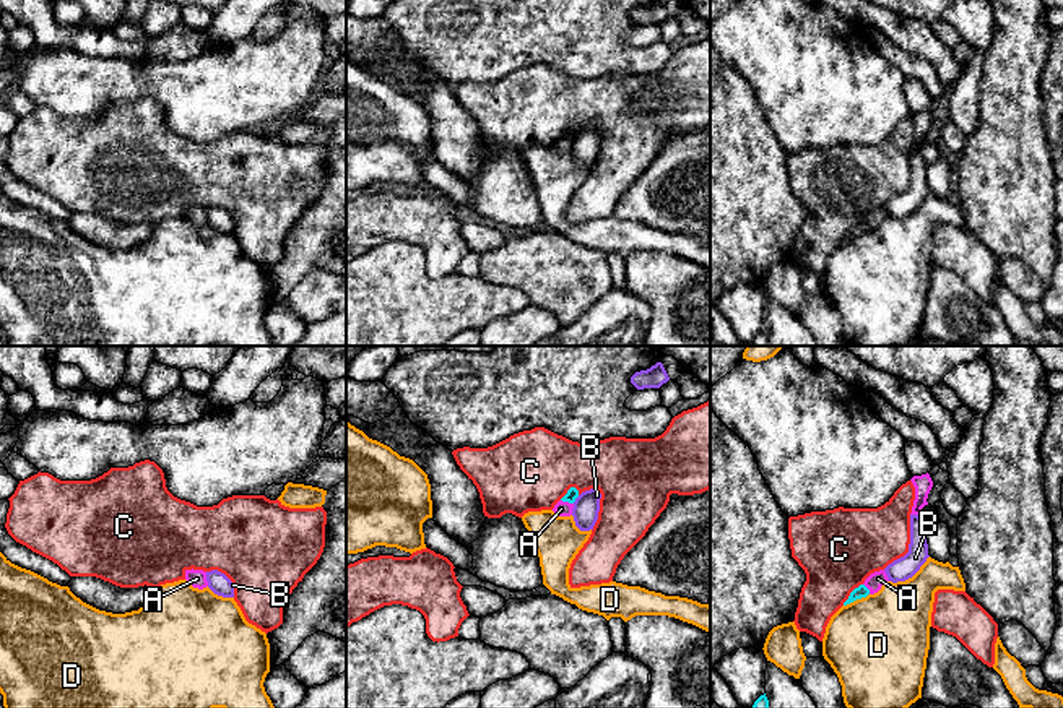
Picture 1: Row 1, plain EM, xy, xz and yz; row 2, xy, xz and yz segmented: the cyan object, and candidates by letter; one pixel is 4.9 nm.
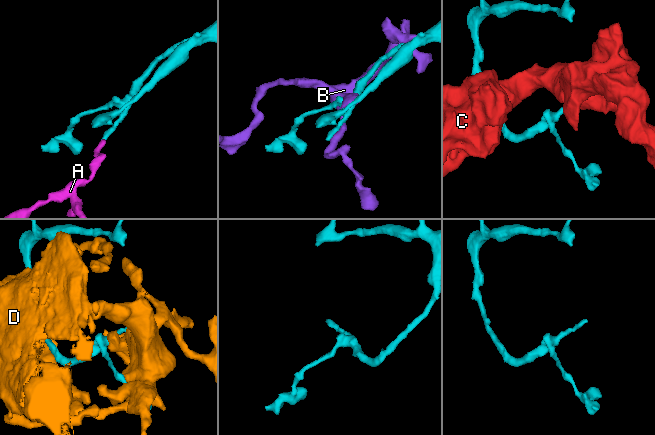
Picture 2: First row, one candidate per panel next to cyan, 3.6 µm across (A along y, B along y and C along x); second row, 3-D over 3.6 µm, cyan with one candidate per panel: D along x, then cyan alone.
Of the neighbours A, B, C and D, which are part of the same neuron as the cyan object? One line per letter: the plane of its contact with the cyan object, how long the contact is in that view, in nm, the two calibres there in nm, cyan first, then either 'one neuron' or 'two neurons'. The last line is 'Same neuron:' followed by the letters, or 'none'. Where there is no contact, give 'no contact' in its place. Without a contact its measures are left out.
A: meets cyan in xz; contact 70 nm long; 60 nm thick on the cyan side, 80 nm on the other; one neuron
B: meets cyan in xz; contact 50 nm long; 60 nm thick on the cyan side, 130 nm on the other; two neurons
C: meets cyan in yz; contact 150 nm long; 60 nm thick on the cyan side, 400 nm on the other; two neurons
D: meets cyan in yz; contact 140 nm long; 60 nm thick on the cyan side, 500 nm on the other; two neurons
Same neuron: A

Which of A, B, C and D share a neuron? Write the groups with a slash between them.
A / B / C / D

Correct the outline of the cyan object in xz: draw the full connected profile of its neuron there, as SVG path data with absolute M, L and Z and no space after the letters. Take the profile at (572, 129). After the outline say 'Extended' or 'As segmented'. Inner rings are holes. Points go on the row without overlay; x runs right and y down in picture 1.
M571 123L567 130L554 141L553 148L558 153L571 153L577 133L579 127L575 123Z. Extended

